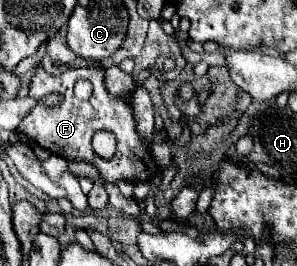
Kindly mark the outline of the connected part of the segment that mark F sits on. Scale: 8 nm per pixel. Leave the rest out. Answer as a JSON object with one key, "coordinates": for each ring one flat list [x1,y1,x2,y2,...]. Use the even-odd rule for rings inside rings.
{"coordinates":[[88,65,86,67,68,67,66,73,60,73,60,75,48,75,42,67,38,67,38,71,30,83,30,95,38,101,38,105,22,119,22,123,18,125,18,131,28,135,30,139,34,139,40,147,48,149,54,155,62,155,68,161,78,159,78,161,96,165,100,175,108,183,116,183,120,179,140,183,140,181,148,181,152,175,158,173,158,167,150,159,150,153,144,151,144,141,136,133,136,121,134,121,130,103,110,97,110,93,104,87,104,71,100,67,88,67],[78,79,88,79,94,87,92,97,86,101,80,101,74,95,74,83],[52,93,60,93,60,97,62,97,60,107,50,109,42,103,42,99],[102,129,116,133,118,143,116,143,116,151,114,151,112,159,102,159,92,149,92,137,96,131,102,131]]}

